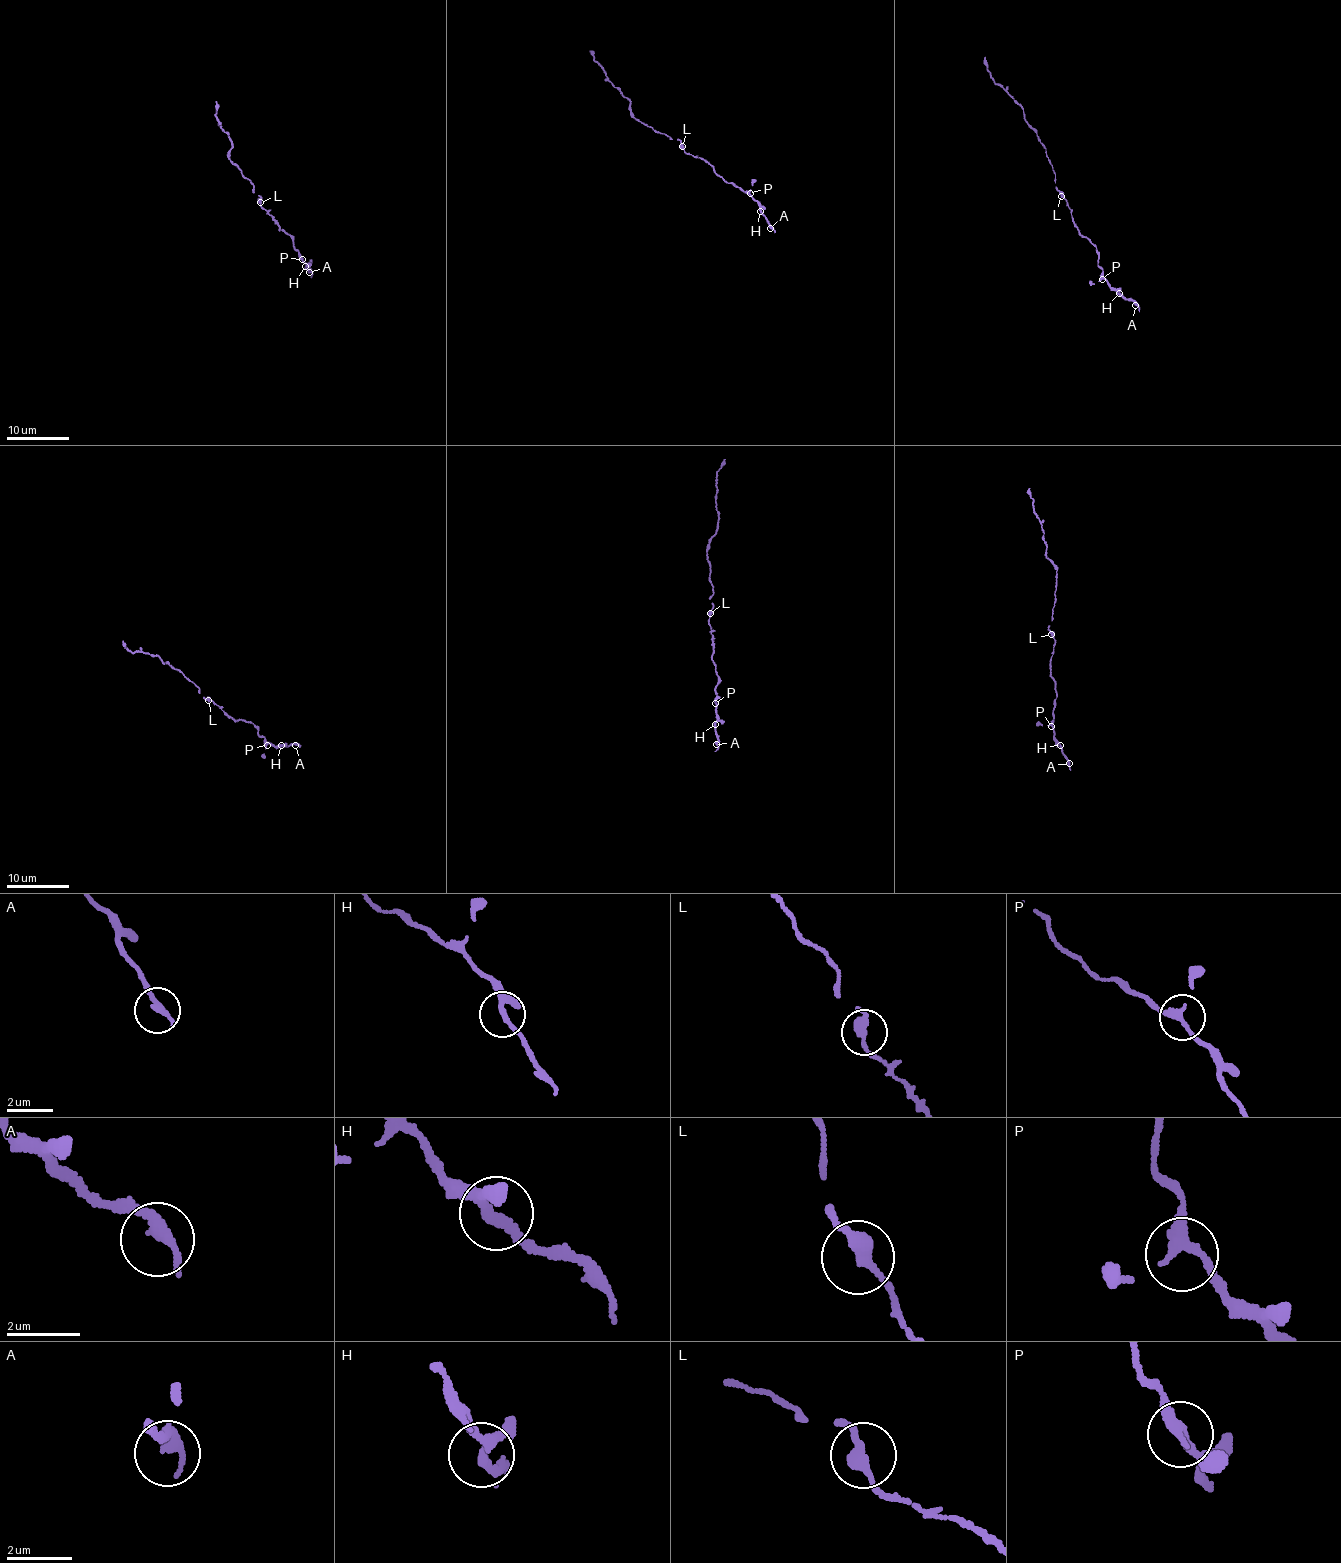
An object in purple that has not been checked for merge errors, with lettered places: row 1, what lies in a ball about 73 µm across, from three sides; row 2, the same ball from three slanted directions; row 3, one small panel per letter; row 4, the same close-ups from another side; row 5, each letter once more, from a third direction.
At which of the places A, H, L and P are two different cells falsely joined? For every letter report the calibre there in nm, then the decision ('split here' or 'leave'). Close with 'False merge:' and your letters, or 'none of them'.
A: 280 nm thick; leave
H: 220 nm thick; leave
L: 340 nm thick; leave
P: 240 nm thick; leave
False merge: none of them

